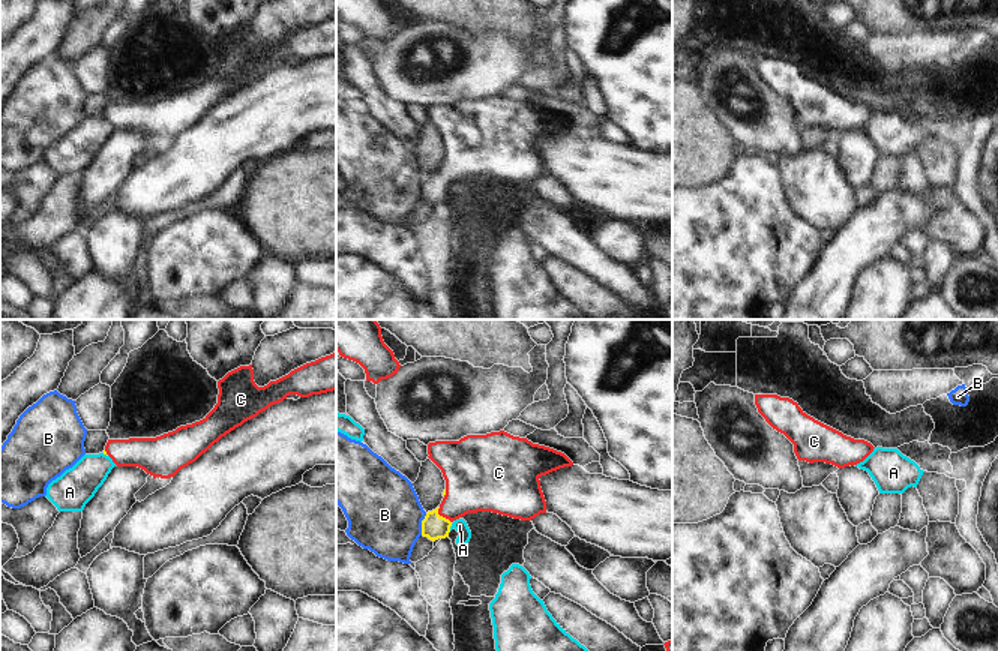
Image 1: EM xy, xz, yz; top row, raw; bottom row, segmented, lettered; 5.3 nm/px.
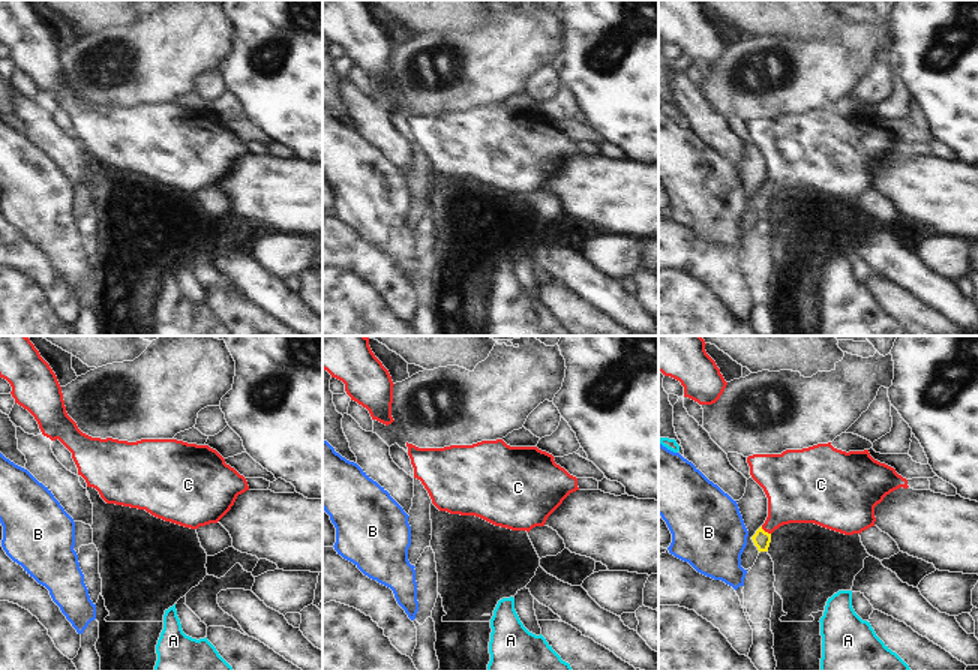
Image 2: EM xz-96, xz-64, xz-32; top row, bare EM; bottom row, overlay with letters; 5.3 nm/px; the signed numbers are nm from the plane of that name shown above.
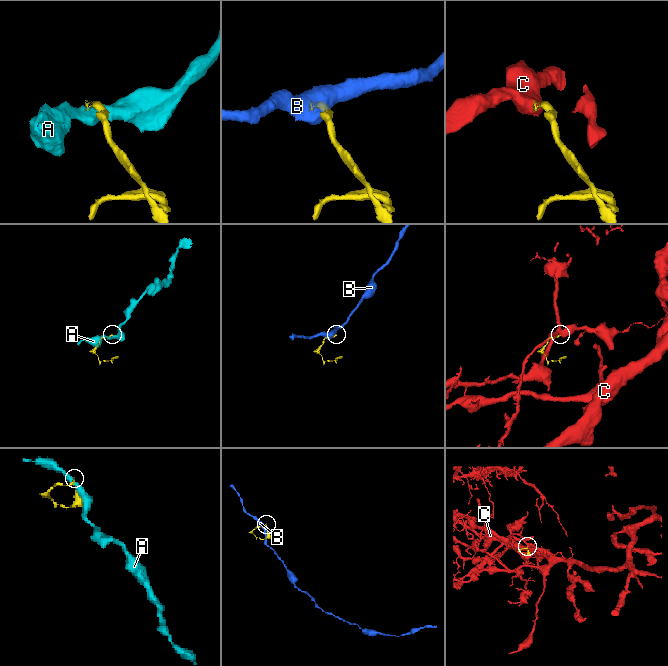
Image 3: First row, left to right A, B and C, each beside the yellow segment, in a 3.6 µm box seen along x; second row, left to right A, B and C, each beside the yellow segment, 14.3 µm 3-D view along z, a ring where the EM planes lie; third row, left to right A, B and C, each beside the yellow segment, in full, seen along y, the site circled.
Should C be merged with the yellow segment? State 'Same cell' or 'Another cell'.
Same cell.

